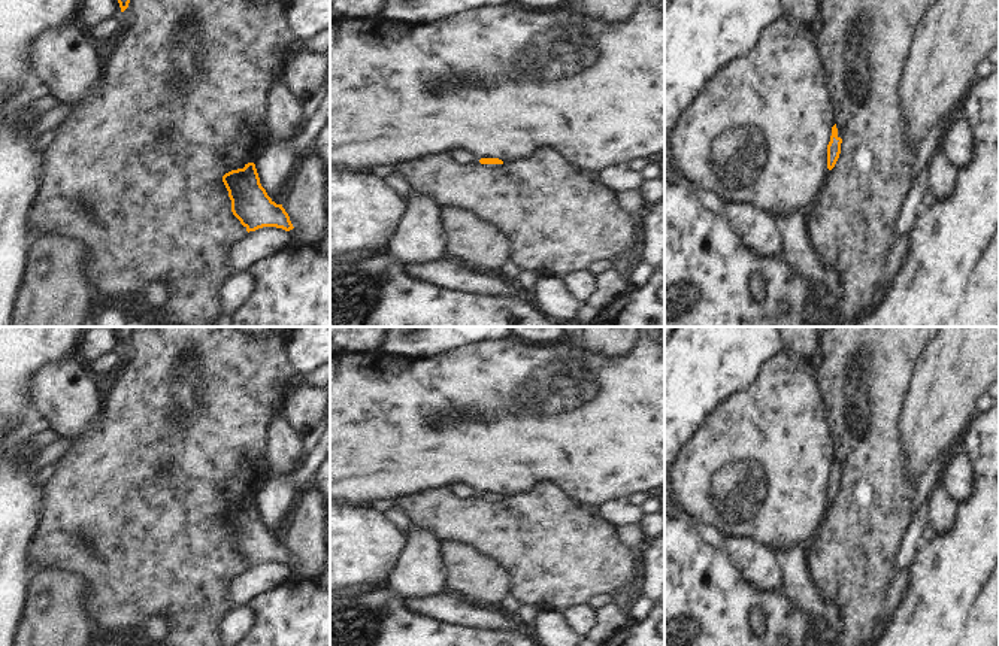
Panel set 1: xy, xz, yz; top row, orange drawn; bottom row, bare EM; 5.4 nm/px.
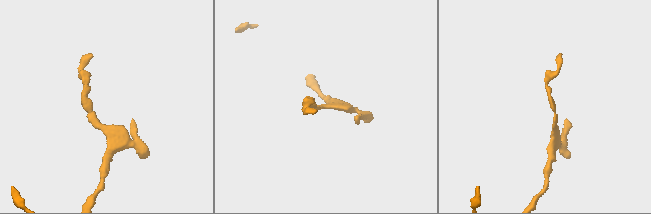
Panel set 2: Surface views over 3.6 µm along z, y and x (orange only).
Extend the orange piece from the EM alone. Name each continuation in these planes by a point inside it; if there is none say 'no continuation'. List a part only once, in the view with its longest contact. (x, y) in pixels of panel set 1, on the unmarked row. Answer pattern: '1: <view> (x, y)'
no continuation

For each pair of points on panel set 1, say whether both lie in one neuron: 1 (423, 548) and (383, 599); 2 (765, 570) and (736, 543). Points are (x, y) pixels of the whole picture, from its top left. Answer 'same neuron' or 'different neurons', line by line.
1: different neurons
2: same neuron

